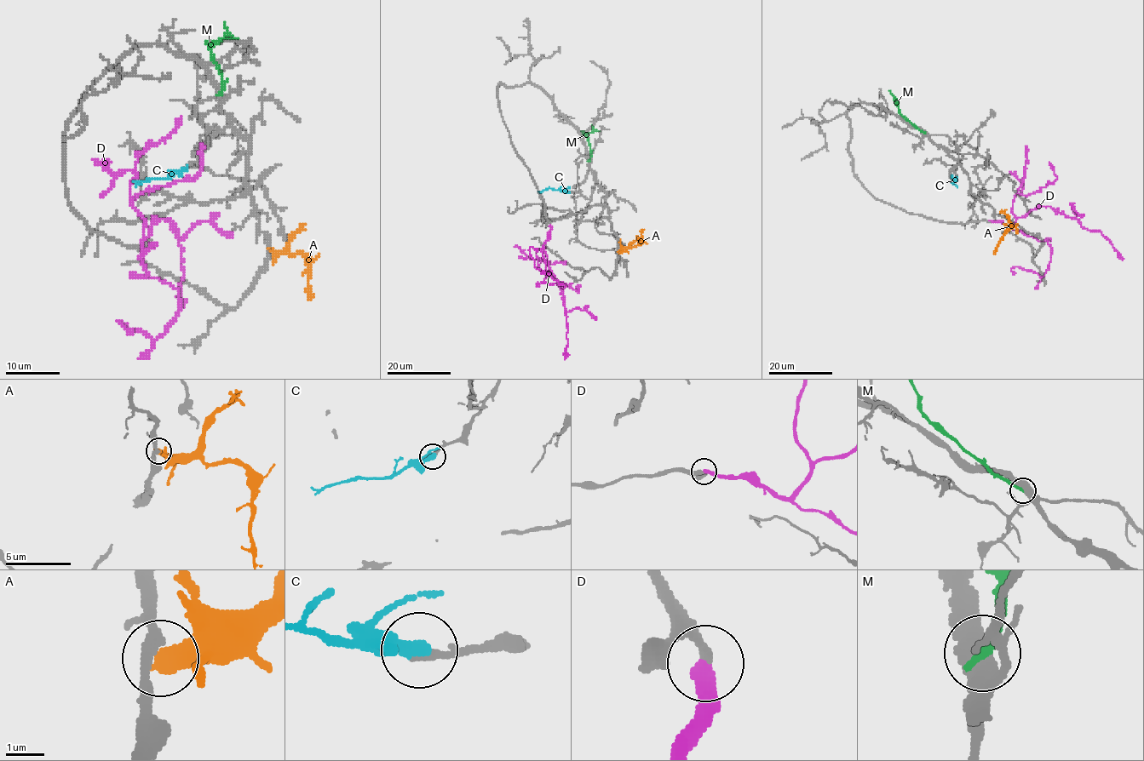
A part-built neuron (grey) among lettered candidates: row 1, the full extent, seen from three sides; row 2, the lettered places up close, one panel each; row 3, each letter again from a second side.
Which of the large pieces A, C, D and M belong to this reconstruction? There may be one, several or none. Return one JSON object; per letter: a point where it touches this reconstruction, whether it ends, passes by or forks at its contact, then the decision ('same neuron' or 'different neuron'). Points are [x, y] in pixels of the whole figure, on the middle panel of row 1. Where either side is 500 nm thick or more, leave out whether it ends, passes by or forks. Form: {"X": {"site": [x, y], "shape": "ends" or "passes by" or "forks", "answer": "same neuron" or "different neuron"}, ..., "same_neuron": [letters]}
{"A": {"site": [618, 251], "shape": "ends", "answer": "different neuron"}, "C": {"site": [568, 191], "shape": "ends", "answer": "same neuron"}, "D": {"site": [550, 226], "shape": "ends", "answer": "same neuron"}, "M": {"site": [589, 160], "answer": "different neuron"}, "same_neuron": ["C", "D"]}

